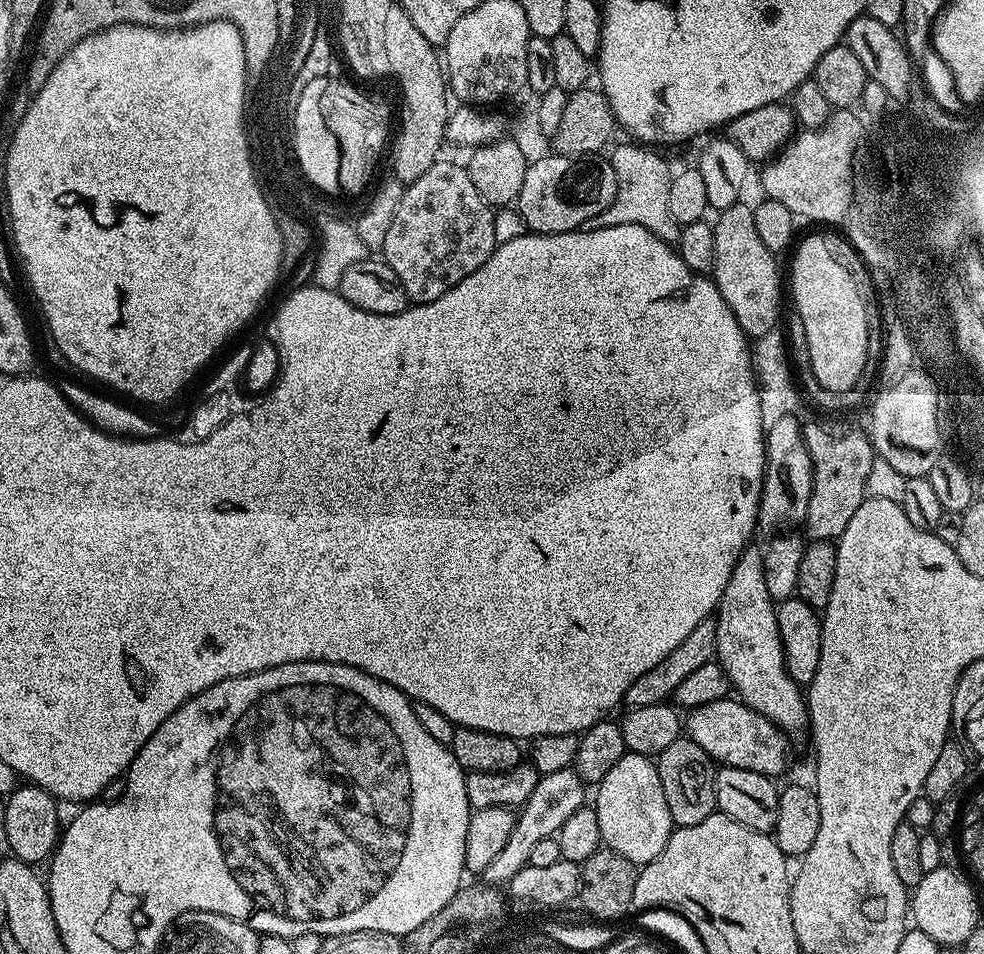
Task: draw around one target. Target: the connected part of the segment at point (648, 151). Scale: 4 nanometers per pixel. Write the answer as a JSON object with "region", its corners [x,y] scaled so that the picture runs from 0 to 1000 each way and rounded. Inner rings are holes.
{"region":[[[649,149],[627,150],[621,156],[620,167],[624,174],[624,187],[628,191],[628,199],[624,203],[624,212],[612,224],[608,224],[599,231],[596,238],[600,241],[608,241],[616,237],[632,237],[643,235],[661,241],[669,249],[677,255],[686,257],[691,251],[692,236],[681,229],[680,213],[681,191],[683,190],[684,177],[679,177],[679,172],[670,164],[670,158],[655,153]]]}

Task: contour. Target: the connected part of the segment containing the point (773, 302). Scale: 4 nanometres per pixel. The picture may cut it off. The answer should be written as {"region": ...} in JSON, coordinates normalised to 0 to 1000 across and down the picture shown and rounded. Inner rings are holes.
{"region":[[[756,212],[743,214],[729,226],[732,227],[726,231],[726,279],[722,286],[723,292],[727,294],[734,312],[738,312],[738,321],[742,321],[756,351],[761,354],[773,352],[778,350],[778,346],[790,343],[789,334],[793,331],[793,281],[789,278],[790,269],[778,262],[774,249],[770,249],[766,224],[761,215],[756,215]]]}

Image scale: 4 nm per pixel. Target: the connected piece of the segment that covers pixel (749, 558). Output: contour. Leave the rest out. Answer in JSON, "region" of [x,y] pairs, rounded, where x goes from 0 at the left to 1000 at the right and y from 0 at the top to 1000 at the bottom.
{"region":[[[761,572],[756,575],[756,579],[750,585],[750,589],[746,593],[746,597],[742,602],[742,610],[738,610],[738,618],[734,623],[730,634],[730,640],[727,643],[726,649],[728,652],[728,687],[727,691],[732,696],[734,702],[740,709],[740,714],[743,720],[746,722],[747,729],[751,731],[754,737],[760,741],[765,742],[770,748],[774,748],[783,757],[787,757],[789,762],[796,763],[798,768],[806,769],[805,767],[818,766],[821,763],[821,739],[819,737],[818,726],[815,724],[814,718],[809,717],[803,711],[801,701],[797,698],[797,678],[793,673],[793,666],[791,665],[791,648],[789,647],[790,634],[780,625],[778,618],[778,607],[775,602],[775,587],[776,579],[771,574],[768,575],[767,572]]]}

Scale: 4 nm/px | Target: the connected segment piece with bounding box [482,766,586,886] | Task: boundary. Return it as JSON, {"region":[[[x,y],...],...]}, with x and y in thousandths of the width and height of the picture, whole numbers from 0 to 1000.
{"region":[[[584,804],[566,807],[563,810],[550,812],[547,824],[543,824],[539,836],[529,843],[524,851],[522,870],[518,870],[518,878],[514,878],[514,887],[502,898],[502,904],[494,908],[490,915],[490,922],[496,929],[512,929],[517,922],[530,912],[539,899],[539,891],[543,891],[544,885],[551,883],[551,878],[559,878],[568,872],[570,866],[575,863],[575,857],[583,853],[583,849],[595,846],[593,829],[596,823],[593,817],[585,810]]]}

